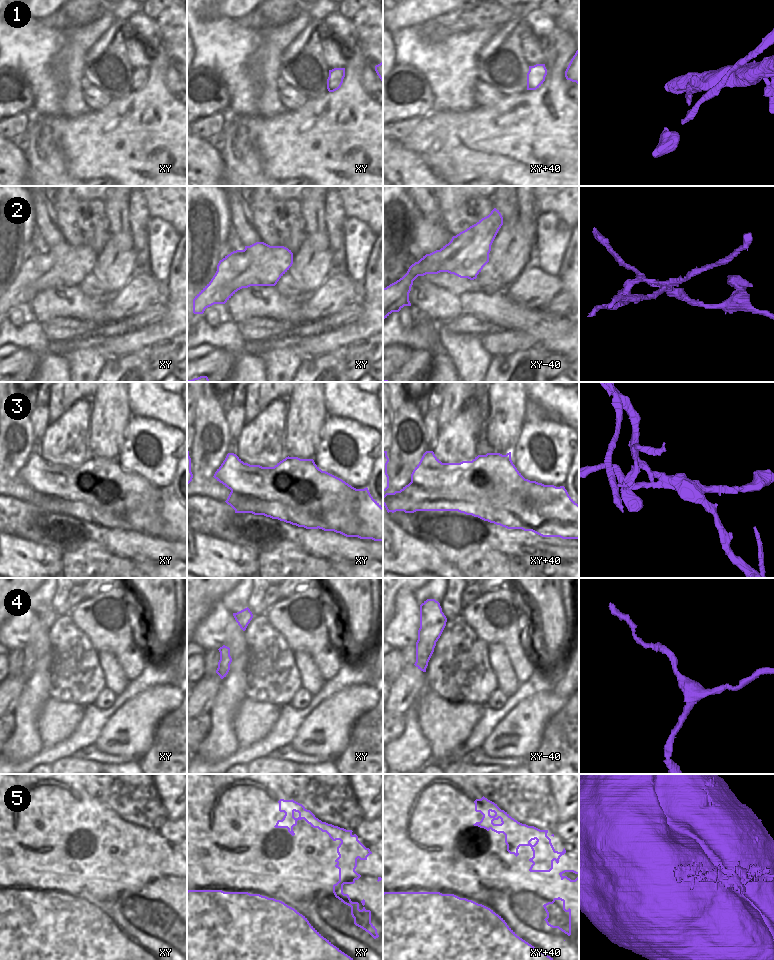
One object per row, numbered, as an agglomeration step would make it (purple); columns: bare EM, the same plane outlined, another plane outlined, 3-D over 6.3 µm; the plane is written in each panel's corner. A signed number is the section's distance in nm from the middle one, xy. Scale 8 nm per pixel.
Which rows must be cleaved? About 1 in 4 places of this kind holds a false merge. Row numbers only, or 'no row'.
2, 3

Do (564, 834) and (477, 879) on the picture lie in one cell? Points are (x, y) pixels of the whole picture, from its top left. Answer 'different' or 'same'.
different

